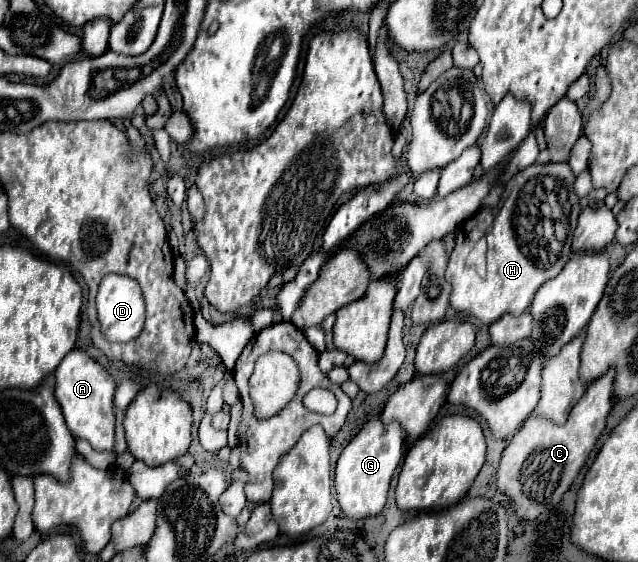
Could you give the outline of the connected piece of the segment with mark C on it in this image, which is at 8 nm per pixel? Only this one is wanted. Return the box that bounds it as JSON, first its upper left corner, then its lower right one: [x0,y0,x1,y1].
[495,369,615,521]

